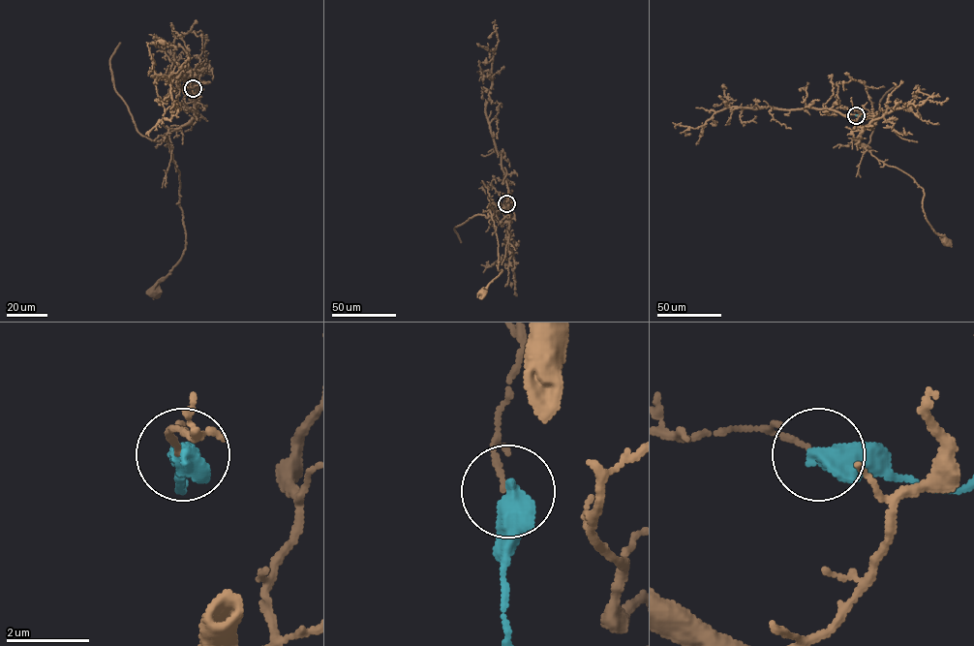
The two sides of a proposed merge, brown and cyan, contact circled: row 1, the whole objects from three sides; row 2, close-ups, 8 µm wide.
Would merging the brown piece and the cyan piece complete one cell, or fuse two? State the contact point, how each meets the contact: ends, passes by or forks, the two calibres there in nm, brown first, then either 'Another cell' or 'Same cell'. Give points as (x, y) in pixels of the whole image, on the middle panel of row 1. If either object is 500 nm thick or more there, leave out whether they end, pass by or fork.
Place: (506, 203). Thickness 120 nm (brown) against 600 nm. Another cell

